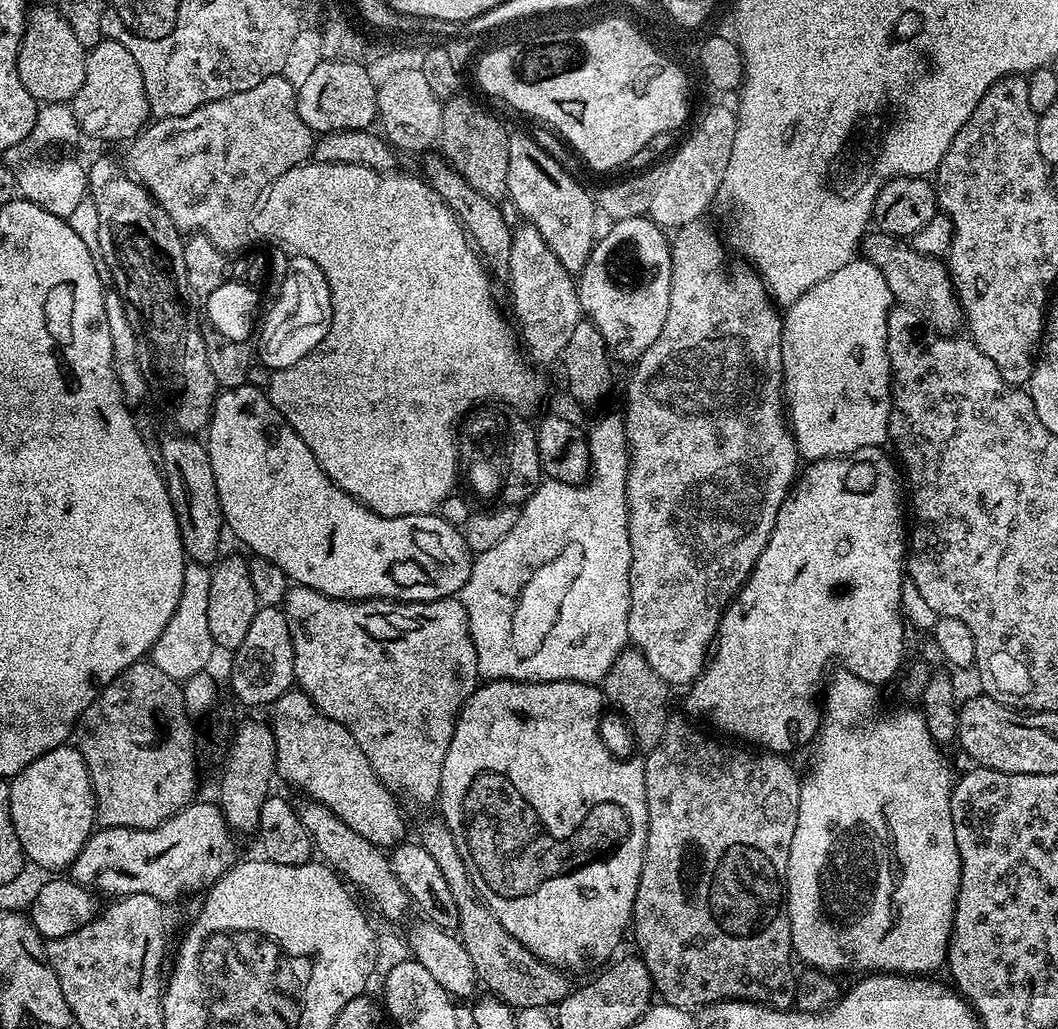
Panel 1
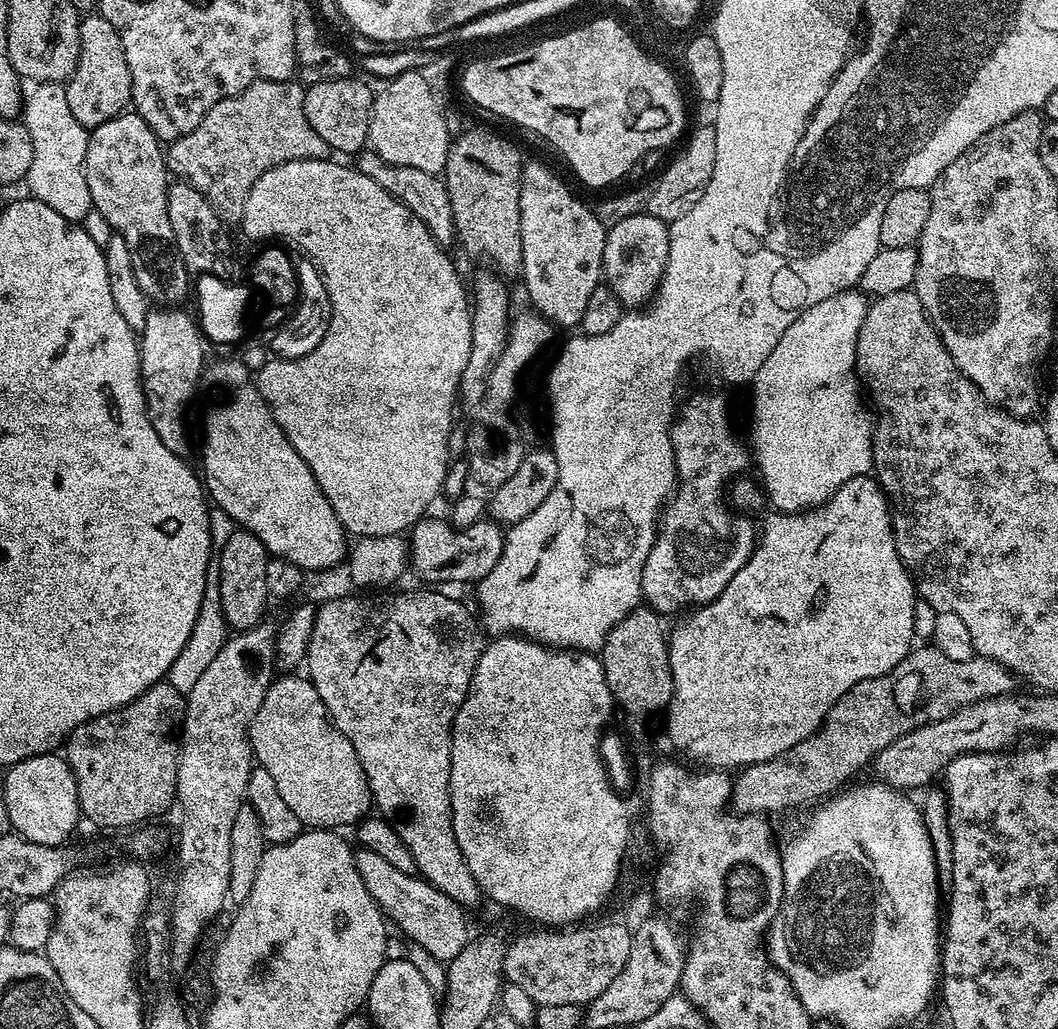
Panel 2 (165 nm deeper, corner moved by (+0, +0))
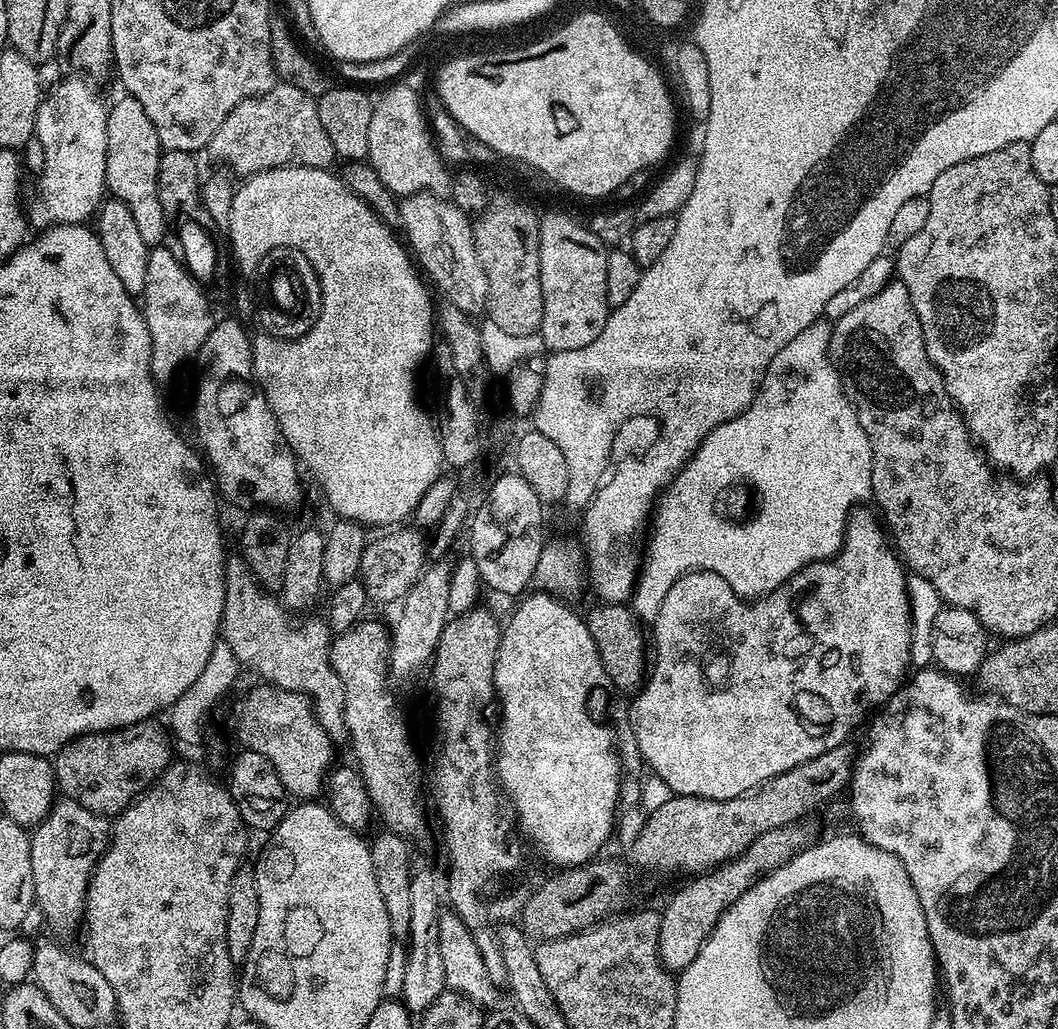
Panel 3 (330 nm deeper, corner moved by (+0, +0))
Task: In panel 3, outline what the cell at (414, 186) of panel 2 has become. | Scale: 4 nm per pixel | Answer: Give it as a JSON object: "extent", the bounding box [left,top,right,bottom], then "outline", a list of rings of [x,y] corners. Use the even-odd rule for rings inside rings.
{"extent":[398,192,488,313],"outline":[[[429,192],[403,197],[399,201],[399,207],[398,224],[400,228],[404,227],[403,237],[406,240],[408,238],[407,243],[419,267],[426,273],[427,279],[433,285],[436,283],[440,287],[439,295],[443,299],[454,302],[458,309],[466,313],[483,313],[488,303],[488,287],[486,274],[482,274],[482,262],[478,262],[472,237],[474,224],[470,216],[451,198],[435,196]]]}

